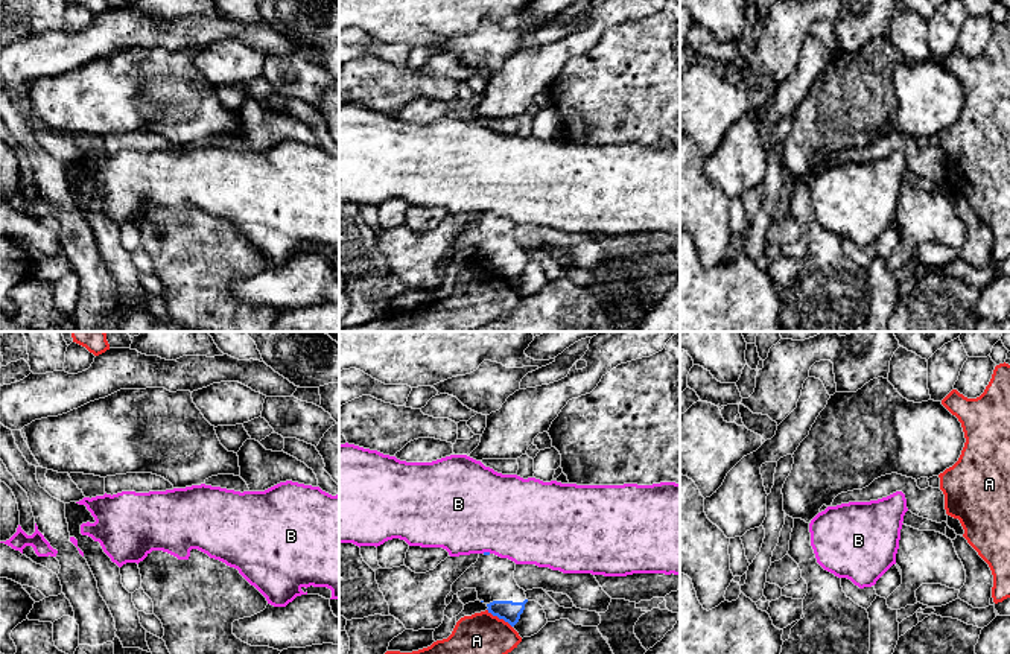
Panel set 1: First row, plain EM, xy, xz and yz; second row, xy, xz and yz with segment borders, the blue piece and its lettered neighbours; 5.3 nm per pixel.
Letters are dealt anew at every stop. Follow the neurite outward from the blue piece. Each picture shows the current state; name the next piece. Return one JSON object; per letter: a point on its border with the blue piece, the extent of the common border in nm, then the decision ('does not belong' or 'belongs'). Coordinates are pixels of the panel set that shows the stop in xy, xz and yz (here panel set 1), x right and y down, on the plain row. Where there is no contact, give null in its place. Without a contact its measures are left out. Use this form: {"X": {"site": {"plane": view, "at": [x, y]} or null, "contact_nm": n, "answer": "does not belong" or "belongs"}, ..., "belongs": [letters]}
{"A": {"site": {"plane": "xz", "at": [499, 277]}, "contact_nm": 170, "answer": "does not belong"}, "B": {"site": {"plane": "xz", "at": [487, 212]}, "contact_nm": 50, "answer": "does not belong"}, "belongs": []}

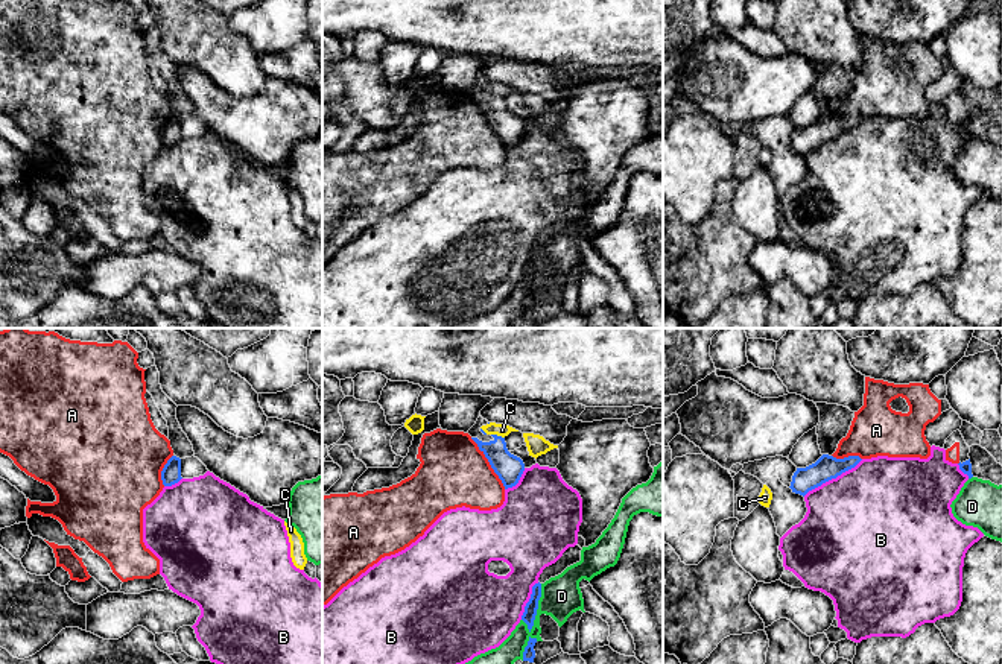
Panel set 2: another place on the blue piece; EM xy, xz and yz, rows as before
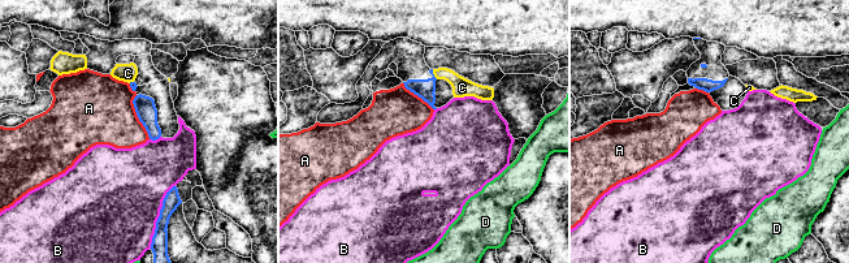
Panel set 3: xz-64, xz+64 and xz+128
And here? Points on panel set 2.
{"A": {"site": {"plane": "xz", "at": [490, 123]}, "contact_nm": 320, "answer": "does not belong"}, "B": {"site": {"plane": "yz", "at": [832, 137]}, "contact_nm": 380, "answer": "does not belong"}, "C": {"site": {"plane": "xz", "at": [496, 94]}, "contact_nm": 80, "answer": "does not belong"}, "D": {"site": {"plane": "xz", "at": [537, 268]}, "contact_nm": 280, "answer": "does not belong"}, "belongs": []}

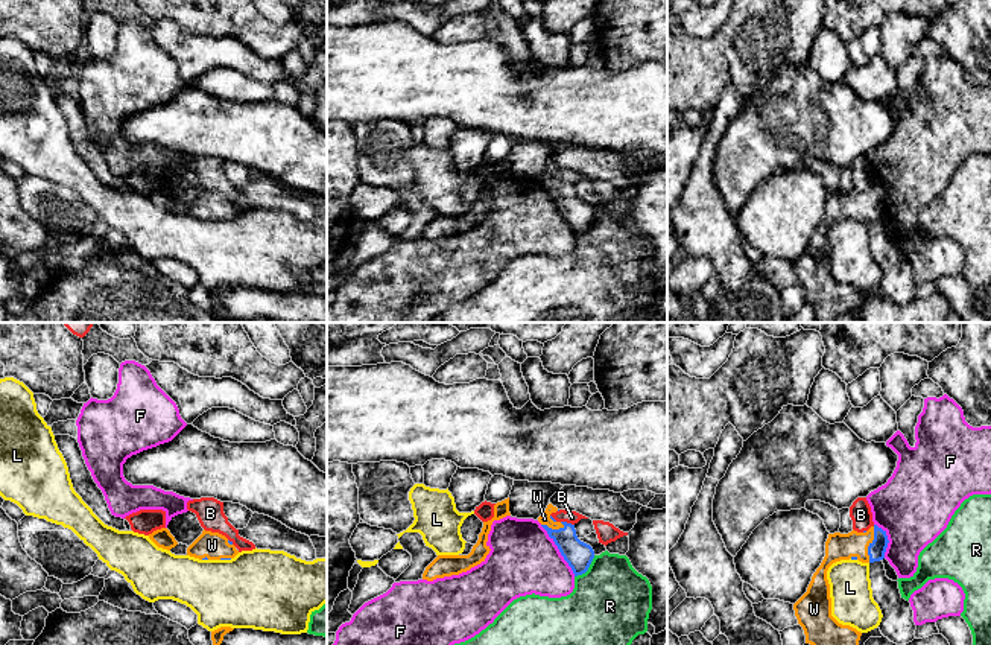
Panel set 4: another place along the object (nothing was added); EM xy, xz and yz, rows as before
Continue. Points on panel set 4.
{"B": {"site": {"plane": "xz", "at": [566, 181]}, "contact_nm": 80, "answer": "does not belong"}, "F": {"site": {"plane": "xz", "at": [560, 210]}, "contact_nm": 320, "answer": "does not belong"}, "L": {"site": {"plane": "xy", "at": [225, 218]}, "contact_nm": 60, "answer": "does not belong"}, "R": {"site": {"plane": "xz", "at": [587, 228]}, "contact_nm": 160, "answer": "does not belong"}, "W": {"site": {"plane": "yz", "at": [870, 204]}, "contact_nm": 190, "answer": "belongs"}, "belongs": ["W"]}

